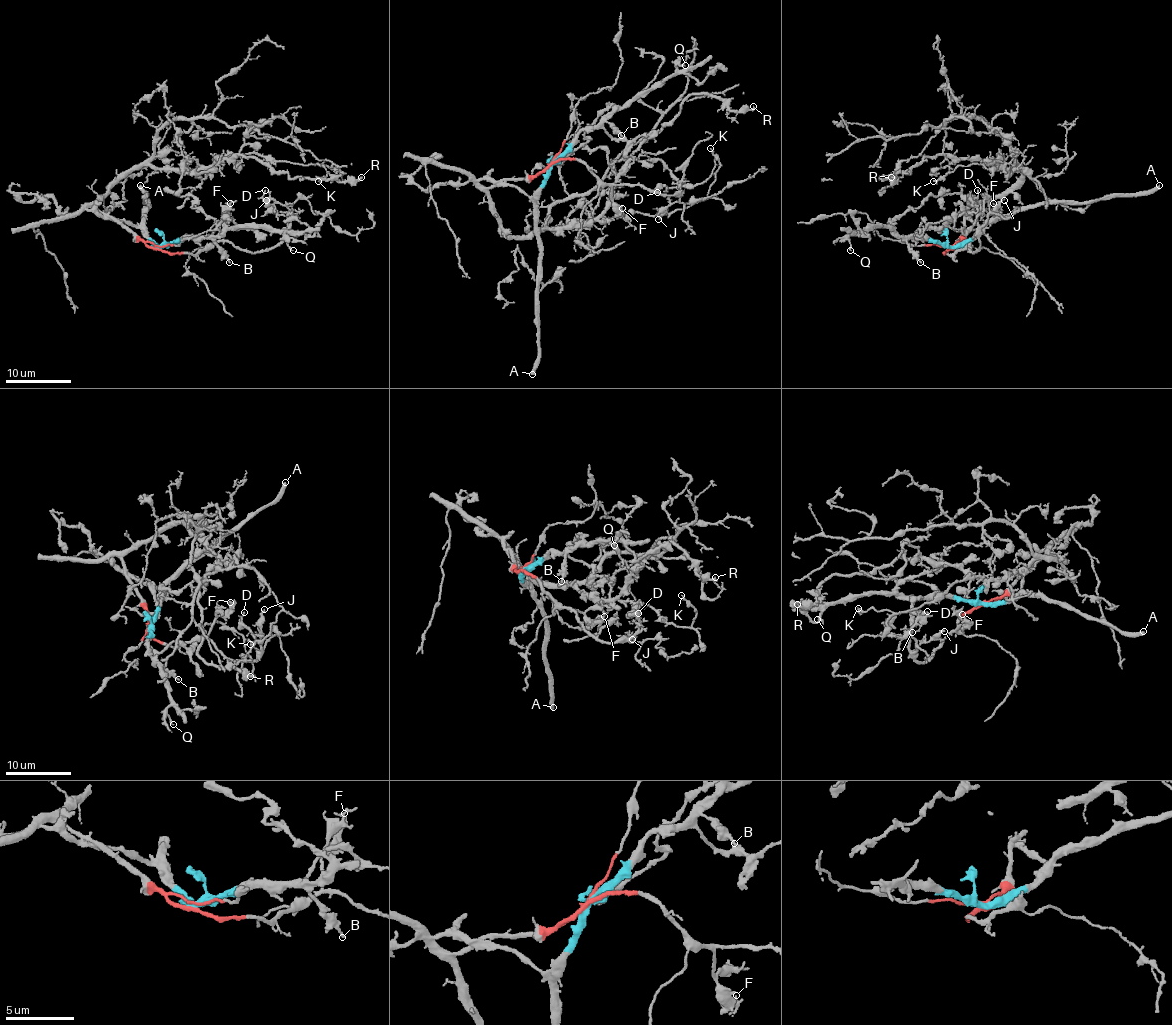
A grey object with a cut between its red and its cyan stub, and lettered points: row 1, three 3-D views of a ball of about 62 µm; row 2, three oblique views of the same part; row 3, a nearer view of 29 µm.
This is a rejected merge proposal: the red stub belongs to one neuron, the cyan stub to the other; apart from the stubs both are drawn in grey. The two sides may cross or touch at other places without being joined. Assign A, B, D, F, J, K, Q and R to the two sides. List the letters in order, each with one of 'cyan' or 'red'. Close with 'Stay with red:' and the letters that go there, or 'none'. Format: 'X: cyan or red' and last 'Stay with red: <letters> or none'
A: cyan
B: cyan
D: red
F: red
J: red
K: red
Q: cyan
R: red
Stay with red: D, F, J, K, R

